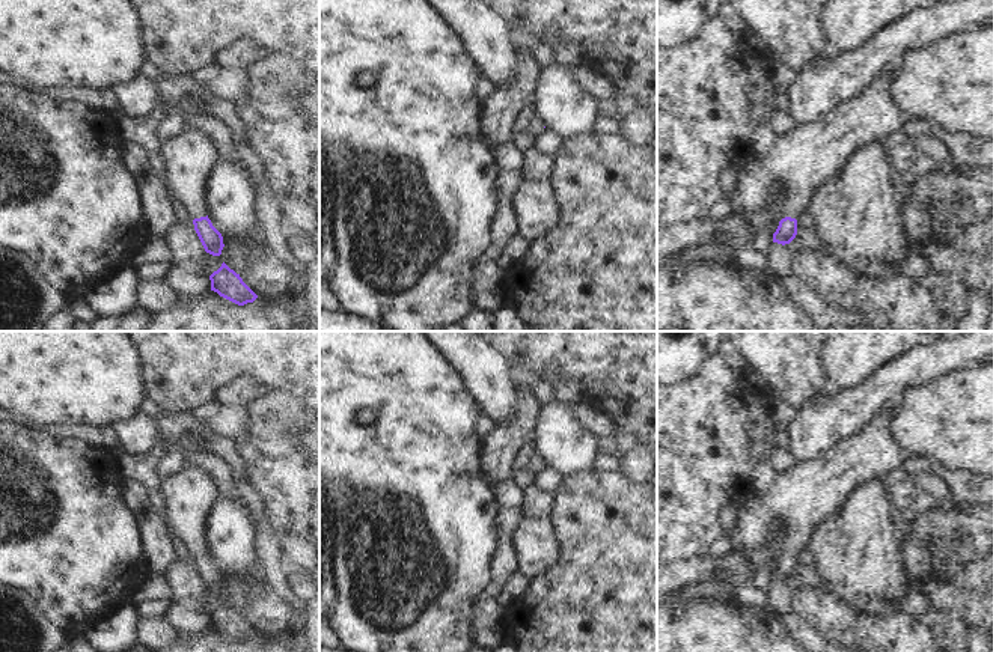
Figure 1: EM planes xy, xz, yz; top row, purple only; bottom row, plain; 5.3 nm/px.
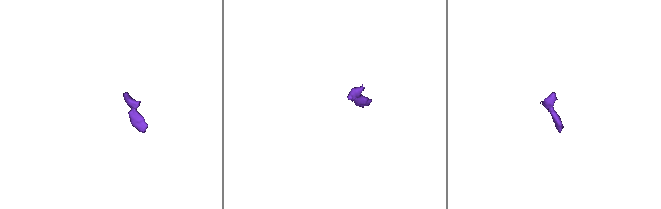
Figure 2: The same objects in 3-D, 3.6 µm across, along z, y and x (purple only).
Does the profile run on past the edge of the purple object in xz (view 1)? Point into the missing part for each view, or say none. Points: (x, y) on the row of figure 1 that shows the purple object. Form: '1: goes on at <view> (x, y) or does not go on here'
1: does not go on here

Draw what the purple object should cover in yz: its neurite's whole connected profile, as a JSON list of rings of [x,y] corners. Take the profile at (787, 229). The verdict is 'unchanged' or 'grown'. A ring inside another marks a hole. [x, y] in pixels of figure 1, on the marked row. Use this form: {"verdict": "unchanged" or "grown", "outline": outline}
{"verdict": "grown", "outline": [[[881,74],[860,95],[844,101],[815,123],[799,125],[793,133],[776,137],[767,155],[752,155],[740,169],[740,185],[731,197],[725,196],[725,200],[732,203],[737,212],[779,208],[784,218],[773,233],[773,242],[790,244],[797,235],[796,217],[809,208],[815,191],[835,178],[860,146],[888,140],[891,133],[900,131],[909,122],[892,99],[891,83],[892,74]]]}

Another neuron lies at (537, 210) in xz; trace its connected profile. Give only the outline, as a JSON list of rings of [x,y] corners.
[[[536,151],[524,152],[521,182],[512,196],[517,232],[530,242],[551,230],[559,220],[559,202],[551,187],[555,155]]]

